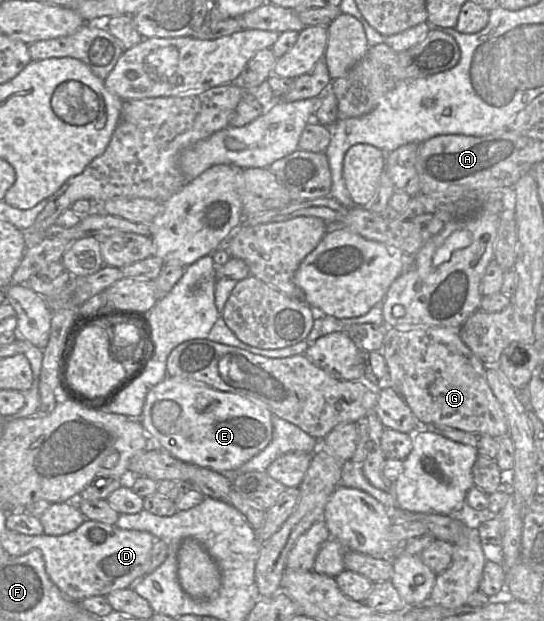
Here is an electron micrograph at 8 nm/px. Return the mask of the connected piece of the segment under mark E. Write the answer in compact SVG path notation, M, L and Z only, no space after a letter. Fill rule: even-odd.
M166 376L147 394L139 420L151 444L186 463L233 472L262 451L273 435L271 411L264 404L191 379Z

